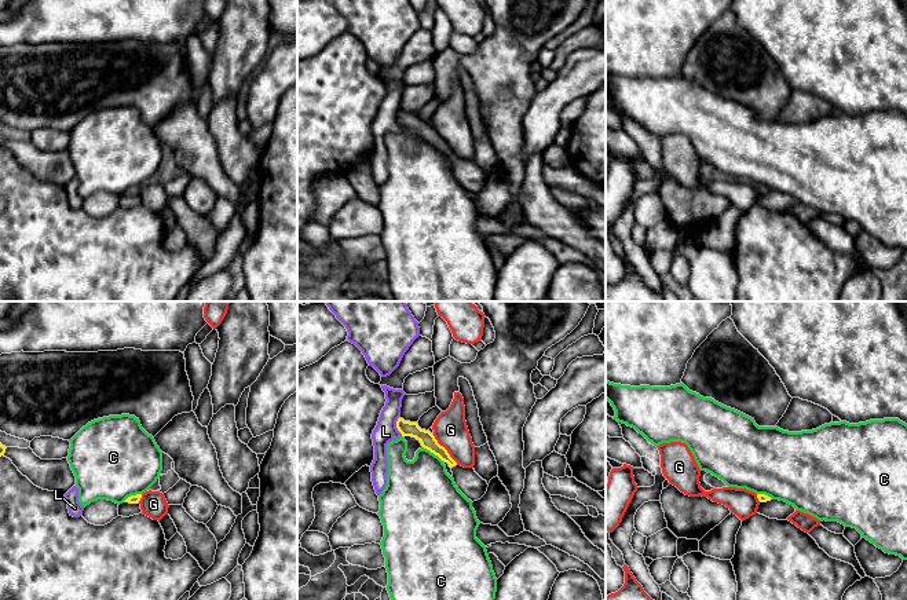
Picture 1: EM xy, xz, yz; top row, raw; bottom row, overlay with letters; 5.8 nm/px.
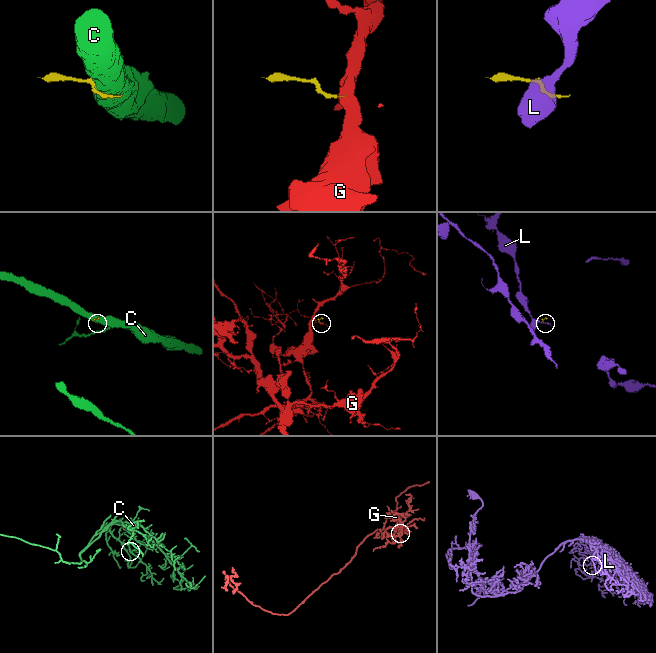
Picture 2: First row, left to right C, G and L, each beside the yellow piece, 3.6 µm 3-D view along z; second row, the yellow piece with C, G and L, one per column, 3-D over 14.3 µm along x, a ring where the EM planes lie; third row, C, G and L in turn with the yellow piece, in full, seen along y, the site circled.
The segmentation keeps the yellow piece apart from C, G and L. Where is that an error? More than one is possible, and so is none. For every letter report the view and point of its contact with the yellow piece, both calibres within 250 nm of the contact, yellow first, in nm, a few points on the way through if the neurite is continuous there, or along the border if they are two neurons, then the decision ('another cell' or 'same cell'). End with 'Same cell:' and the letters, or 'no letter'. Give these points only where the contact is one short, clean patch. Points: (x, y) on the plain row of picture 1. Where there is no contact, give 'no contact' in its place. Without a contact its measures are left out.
C: contact xz (432, 143); calibres 90 and 380 nm; another cell
G: contact xz (446, 142); calibres 90 and 200 nm; border xz (432, 127), (457, 156); another cell
L: contact xz (397, 117); calibres 90 and 140 nm; border xz (399, 108), (397, 121), (402, 127); another cell
Same cell: no letter

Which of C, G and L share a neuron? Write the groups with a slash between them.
C / G / L

